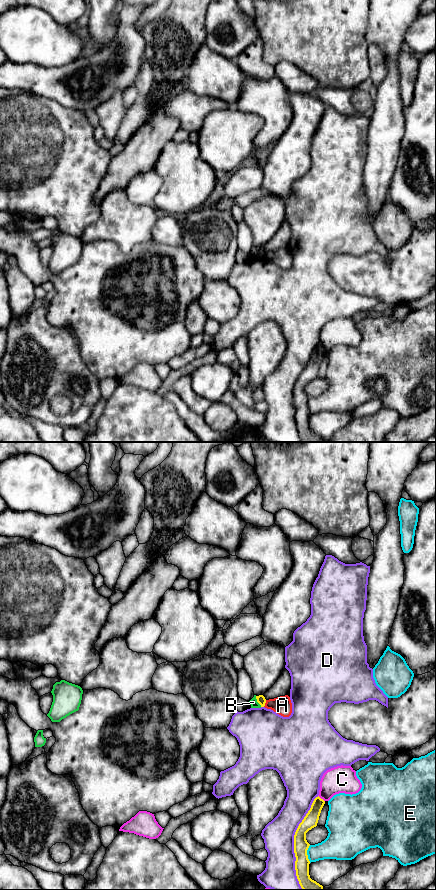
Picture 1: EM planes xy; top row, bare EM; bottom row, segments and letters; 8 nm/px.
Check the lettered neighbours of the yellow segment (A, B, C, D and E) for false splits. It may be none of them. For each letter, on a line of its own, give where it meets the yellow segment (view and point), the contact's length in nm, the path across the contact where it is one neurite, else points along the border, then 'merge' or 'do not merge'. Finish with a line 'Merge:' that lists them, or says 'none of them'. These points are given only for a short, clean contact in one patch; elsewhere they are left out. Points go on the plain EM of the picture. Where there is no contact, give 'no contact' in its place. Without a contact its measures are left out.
A: meets yellow in xy at (265, 254); contact 60 nm long; do not merge
B: meets yellow in xy at (257, 253); contact 100 nm long; border along xy (255, 248), (261, 258); do not merge
C: meets yellow in xy at (320, 350); contact 80 nm long; do not merge
D: meets yellow in xy at (294, 394); contact 750 nm long; do not merge
E: meets yellow in xy at (306, 406); contact 140 nm long; do not merge
Merge: none of them

